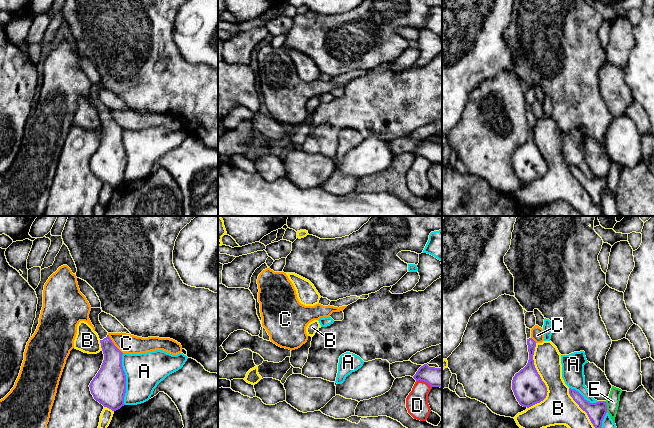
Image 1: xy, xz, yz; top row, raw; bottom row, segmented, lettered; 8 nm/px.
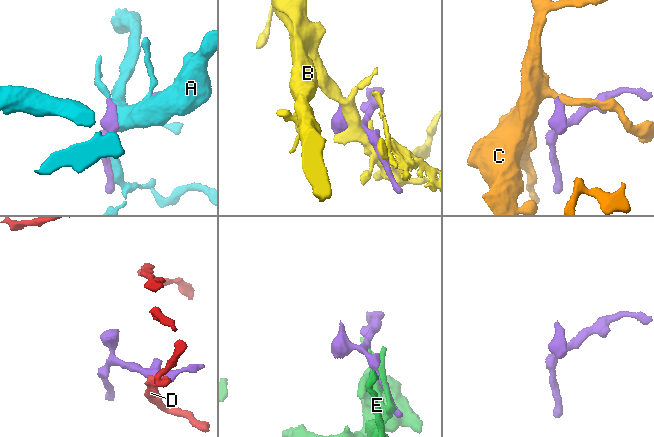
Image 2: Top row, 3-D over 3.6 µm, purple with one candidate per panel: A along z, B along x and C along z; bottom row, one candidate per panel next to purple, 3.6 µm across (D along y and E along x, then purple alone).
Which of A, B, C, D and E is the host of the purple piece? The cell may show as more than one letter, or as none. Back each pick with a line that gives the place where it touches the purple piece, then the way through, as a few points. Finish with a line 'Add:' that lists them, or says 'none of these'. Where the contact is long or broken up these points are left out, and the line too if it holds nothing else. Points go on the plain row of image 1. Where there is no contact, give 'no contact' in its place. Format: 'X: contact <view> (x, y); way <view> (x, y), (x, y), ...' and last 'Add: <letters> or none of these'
Add: none of these

